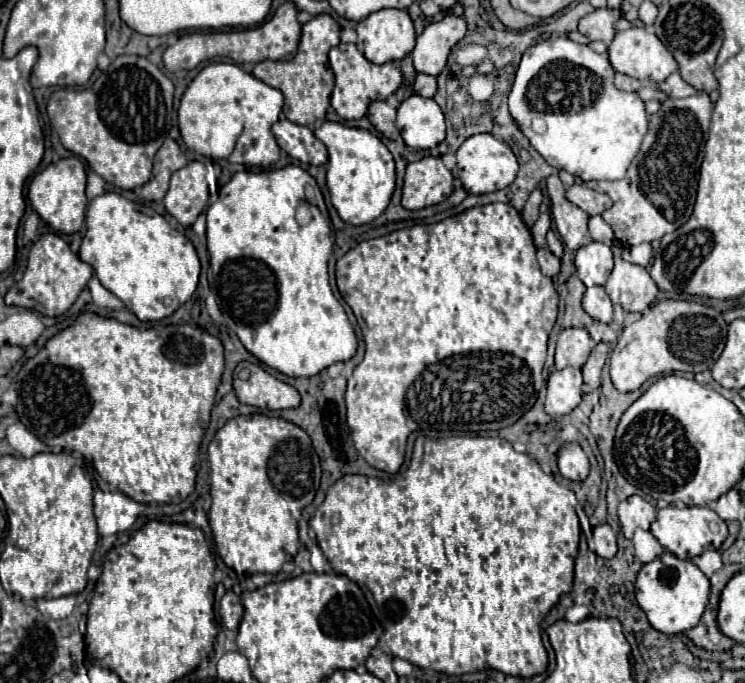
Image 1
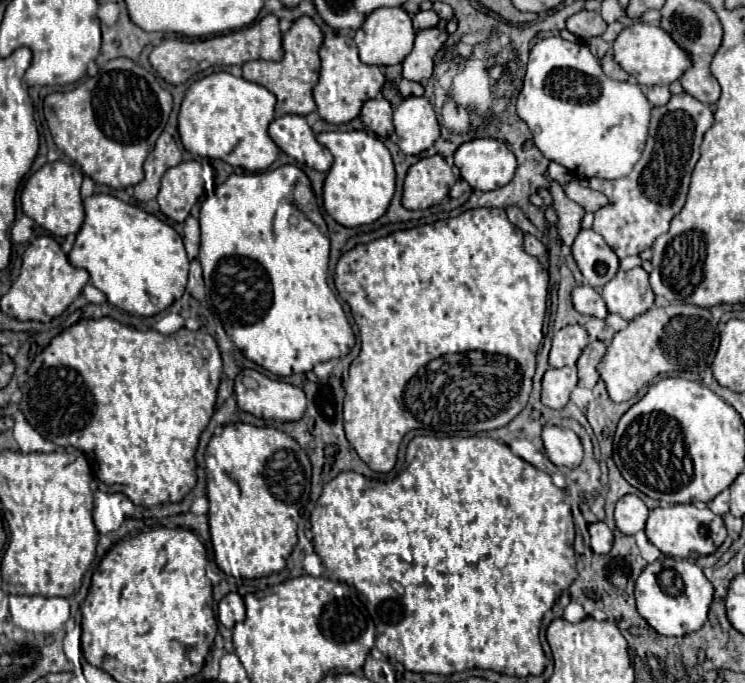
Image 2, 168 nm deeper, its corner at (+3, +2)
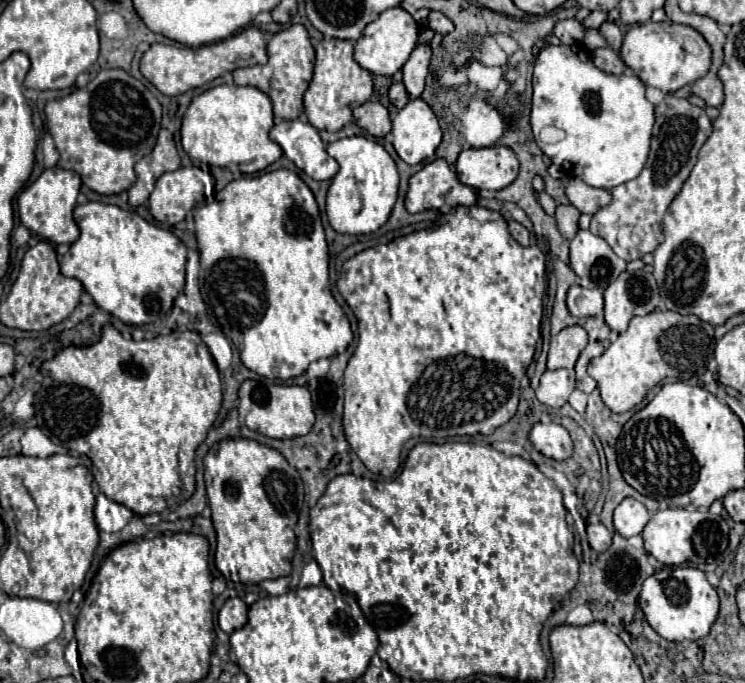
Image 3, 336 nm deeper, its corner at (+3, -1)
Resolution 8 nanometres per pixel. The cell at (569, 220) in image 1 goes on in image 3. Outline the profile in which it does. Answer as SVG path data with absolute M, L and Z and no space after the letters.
M557 205L557 213L555 213L555 219L557 219L557 225L559 225L559 231L565 239L573 239L579 231L577 227L577 219L579 219L579 211L573 207L573 205Z

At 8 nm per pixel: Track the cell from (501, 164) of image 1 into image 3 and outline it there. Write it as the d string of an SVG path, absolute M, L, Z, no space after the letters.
M493 145L483 149L463 149L455 163L461 183L473 189L499 191L511 185L519 173L519 161L515 153L505 145Z

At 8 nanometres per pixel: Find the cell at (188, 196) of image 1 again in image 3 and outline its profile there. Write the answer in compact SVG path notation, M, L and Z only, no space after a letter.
M179 167L177 171L169 171L165 175L161 175L157 179L157 185L155 185L155 191L151 193L149 197L149 209L151 209L151 215L163 223L163 225L177 225L181 221L185 221L187 213L205 201L205 195L203 195L203 183L197 179L197 173L195 173L195 167Z

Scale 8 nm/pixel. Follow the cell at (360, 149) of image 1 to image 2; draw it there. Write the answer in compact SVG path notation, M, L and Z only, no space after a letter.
M363 130L323 132L317 136L317 140L335 158L323 186L323 206L327 214L347 228L379 220L385 214L395 192L395 168L391 154L383 142Z

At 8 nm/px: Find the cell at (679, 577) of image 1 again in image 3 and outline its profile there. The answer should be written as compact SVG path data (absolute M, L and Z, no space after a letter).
M665 567L655 571L645 579L639 607L645 613L647 623L667 641L683 641L683 639L701 639L709 633L713 621L719 613L719 597L717 591L707 581L705 573L697 567Z

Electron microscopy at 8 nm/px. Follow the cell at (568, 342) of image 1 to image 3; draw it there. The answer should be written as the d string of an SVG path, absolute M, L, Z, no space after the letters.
M581 325L565 327L559 335L551 339L551 349L547 357L547 369L573 369L579 353L587 345L587 331Z

